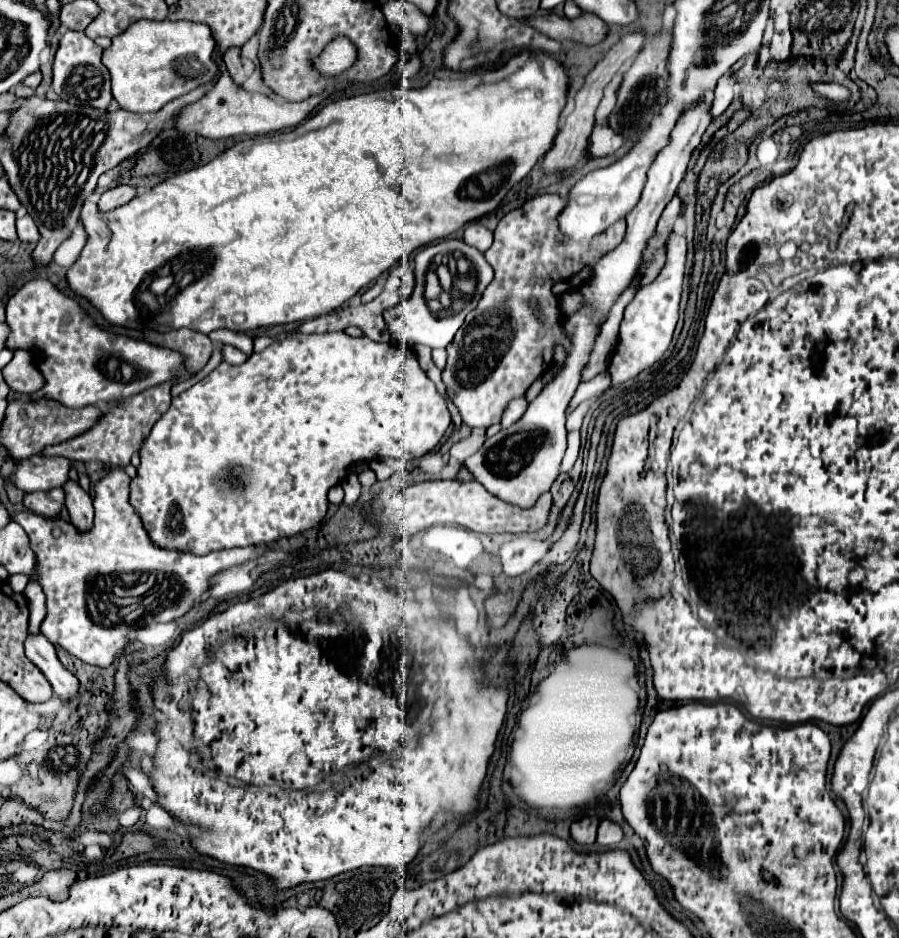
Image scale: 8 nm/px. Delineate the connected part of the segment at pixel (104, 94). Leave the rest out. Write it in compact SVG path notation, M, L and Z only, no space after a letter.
M68 30L60 40L60 48L54 58L54 82L52 82L54 92L68 104L72 102L106 110L108 104L112 102L112 94L110 94L110 74L100 62L102 52L104 48L98 46L94 40L90 40L84 32Z

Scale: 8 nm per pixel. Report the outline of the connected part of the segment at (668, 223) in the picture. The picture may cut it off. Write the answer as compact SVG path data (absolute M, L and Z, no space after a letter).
M675 195L670 204L666 206L666 210L662 212L662 218L658 222L658 228L654 232L654 236L650 238L650 244L648 244L648 250L644 252L644 260L650 260L650 266L642 278L640 284L650 284L650 280L654 280L654 276L658 276L658 268L662 266L664 262L664 244L672 232L672 226L674 226L674 220L676 220L676 214L680 210L680 204L682 200Z

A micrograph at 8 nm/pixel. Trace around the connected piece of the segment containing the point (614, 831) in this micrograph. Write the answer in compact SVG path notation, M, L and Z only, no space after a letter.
M602 820L600 828L598 828L598 844L600 846L614 846L622 840L622 830L618 824L610 822L610 820Z

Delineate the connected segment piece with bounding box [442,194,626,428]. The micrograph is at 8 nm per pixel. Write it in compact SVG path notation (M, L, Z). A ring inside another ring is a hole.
M540 194L522 204L520 208L508 212L494 230L494 244L484 252L486 262L494 268L494 280L482 294L478 306L470 316L466 316L462 328L456 332L454 340L446 348L448 362L442 372L442 382L454 406L460 410L462 422L470 428L490 428L494 422L500 422L500 416L514 396L526 394L530 384L550 368L554 344L566 346L566 336L562 336L564 316L560 310L560 296L568 290L576 290L592 274L598 258L614 250L626 232L626 220L614 222L602 236L592 240L572 240L558 244L558 222L556 216L564 208L564 200L558 194ZM534 304L542 304L542 312Z

